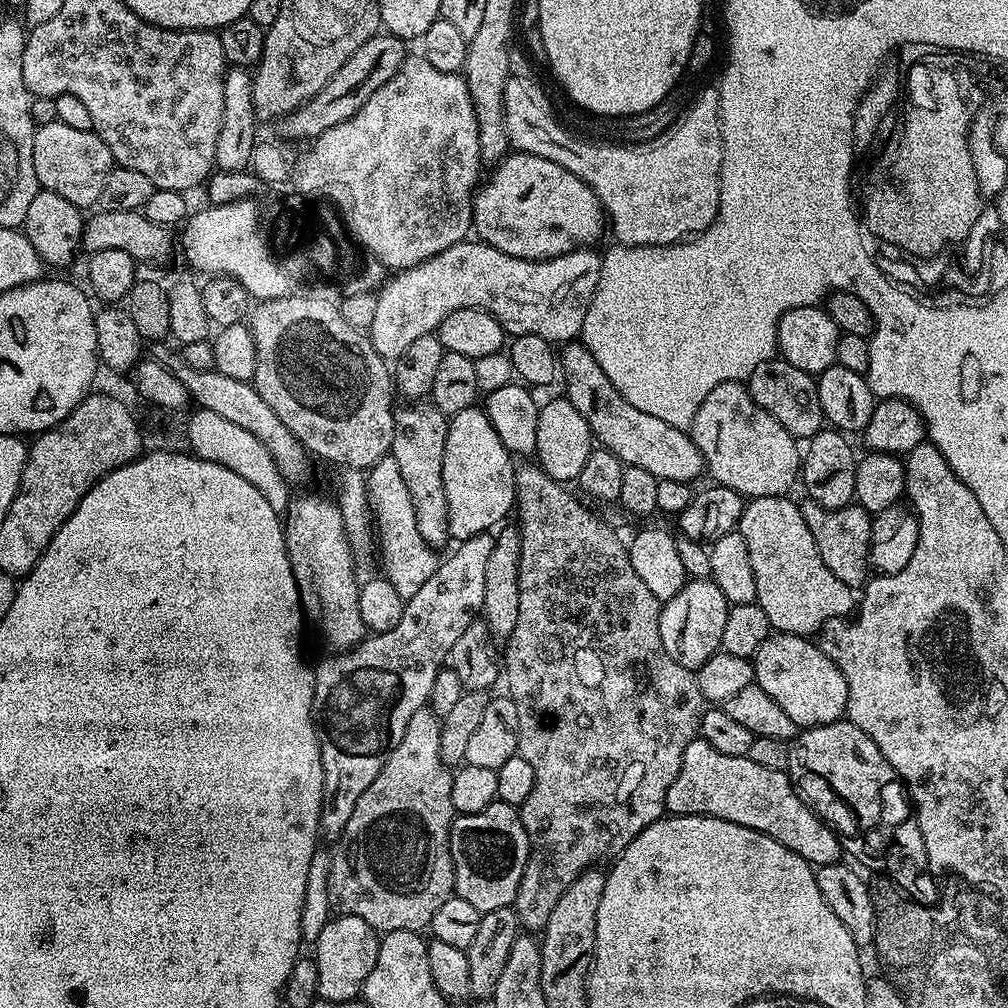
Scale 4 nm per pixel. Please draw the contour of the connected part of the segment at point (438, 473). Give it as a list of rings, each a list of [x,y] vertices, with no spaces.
[[[408,402],[405,405],[405,408],[395,409],[396,429],[390,458],[398,462],[402,482],[406,482],[406,490],[410,492],[410,502],[414,502],[418,532],[430,547],[440,550],[450,540],[446,486],[442,482],[442,458],[446,454],[449,417],[439,412],[431,402]]]

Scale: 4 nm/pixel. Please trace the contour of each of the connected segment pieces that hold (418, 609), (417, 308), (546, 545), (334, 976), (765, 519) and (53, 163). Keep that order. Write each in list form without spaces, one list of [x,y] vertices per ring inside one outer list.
[[[488,534],[459,541],[456,549],[437,563],[434,574],[422,582],[418,594],[407,597],[402,619],[394,630],[365,635],[359,644],[328,654],[332,656],[315,665],[312,714],[316,721],[316,733],[320,736],[320,757],[324,767],[324,807],[320,810],[320,836],[323,839],[339,841],[346,830],[346,822],[350,822],[350,814],[354,814],[354,806],[358,806],[358,798],[362,798],[366,786],[374,782],[394,746],[402,742],[402,734],[406,734],[410,718],[414,718],[417,710],[429,703],[430,690],[434,690],[434,682],[442,675],[443,668],[440,667],[443,664],[445,667],[454,642],[458,642],[466,626],[477,619],[483,606],[486,560],[492,543],[493,537]]]
[[[468,238],[434,254],[434,258],[426,258],[426,262],[415,264],[412,268],[401,268],[389,275],[376,292],[378,306],[374,309],[374,322],[370,329],[374,350],[378,350],[384,361],[395,362],[400,359],[406,346],[411,346],[418,338],[433,335],[444,319],[454,314],[454,310],[463,308],[481,308],[490,313],[512,338],[522,334],[538,334],[538,338],[546,338],[554,346],[575,341],[580,336],[590,298],[594,298],[600,277],[602,256],[599,251],[592,251],[596,250],[591,247],[576,248],[573,252],[549,260],[523,260]]]
[[[524,462],[516,469],[516,502],[515,511],[520,511],[520,520],[518,527],[521,536],[521,564],[518,570],[518,622],[514,627],[513,633],[506,639],[508,649],[502,652],[502,672],[508,676],[507,695],[512,697],[514,706],[518,706],[518,754],[522,758],[526,758],[526,762],[530,762],[530,766],[534,766],[534,790],[530,790],[530,798],[526,798],[524,804],[519,805],[518,811],[522,818],[522,826],[526,826],[526,834],[528,835],[528,861],[524,867],[524,873],[520,879],[520,885],[516,891],[516,919],[519,927],[524,930],[542,930],[546,926],[546,922],[550,918],[550,913],[554,910],[554,905],[558,903],[558,898],[562,898],[562,894],[566,894],[566,886],[570,886],[570,882],[574,882],[574,878],[578,878],[582,873],[587,872],[589,868],[599,865],[599,860],[611,861],[626,850],[626,846],[630,846],[630,842],[634,842],[634,838],[638,838],[638,834],[642,834],[642,830],[646,830],[646,826],[650,826],[655,820],[661,819],[665,815],[666,794],[670,790],[670,786],[674,782],[674,778],[678,778],[678,770],[682,766],[682,754],[686,754],[686,746],[690,741],[697,739],[700,730],[700,713],[705,707],[706,701],[704,696],[698,690],[698,682],[693,669],[678,666],[678,662],[674,662],[674,658],[670,658],[670,654],[666,654],[666,646],[662,646],[662,634],[658,634],[658,622],[660,621],[660,609],[662,601],[654,598],[654,594],[650,594],[650,589],[642,583],[642,578],[638,578],[638,574],[634,574],[634,566],[630,566],[630,558],[628,557],[628,549],[625,541],[620,541],[620,536],[603,520],[600,516],[595,516],[586,505],[580,502],[579,495],[571,496],[567,492],[565,485],[561,481],[550,478],[544,473],[544,469],[536,462]]]
[[[333,915],[322,926],[322,934],[314,941],[314,959],[318,966],[319,999],[330,1002],[346,1002],[357,999],[363,993],[364,983],[374,970],[374,962],[378,958],[380,936],[362,918],[357,916]]]
[[[788,496],[749,499],[738,530],[742,538],[746,538],[746,550],[750,550],[756,603],[766,610],[766,618],[770,618],[776,632],[811,637],[819,633],[826,622],[847,617],[853,611],[853,589],[848,588],[846,582],[838,582],[830,566],[822,562],[822,554],[818,554],[818,546],[814,546],[814,534],[810,534],[810,526],[806,526],[797,501]]]
[[[55,118],[49,120],[49,124],[39,125],[34,134],[34,174],[40,187],[66,198],[78,209],[91,209],[99,201],[102,186],[106,186],[106,178],[114,167],[110,146],[102,142],[97,132],[74,130],[74,126],[66,126]]]

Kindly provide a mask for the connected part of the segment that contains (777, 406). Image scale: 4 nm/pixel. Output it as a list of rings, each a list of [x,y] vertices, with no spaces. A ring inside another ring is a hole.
[[[773,358],[762,362],[754,374],[750,374],[746,381],[748,393],[752,395],[752,400],[766,414],[770,414],[791,436],[797,438],[811,438],[825,427],[824,411],[822,402],[818,402],[818,390],[813,373],[798,370],[798,366],[790,366],[783,358]]]

